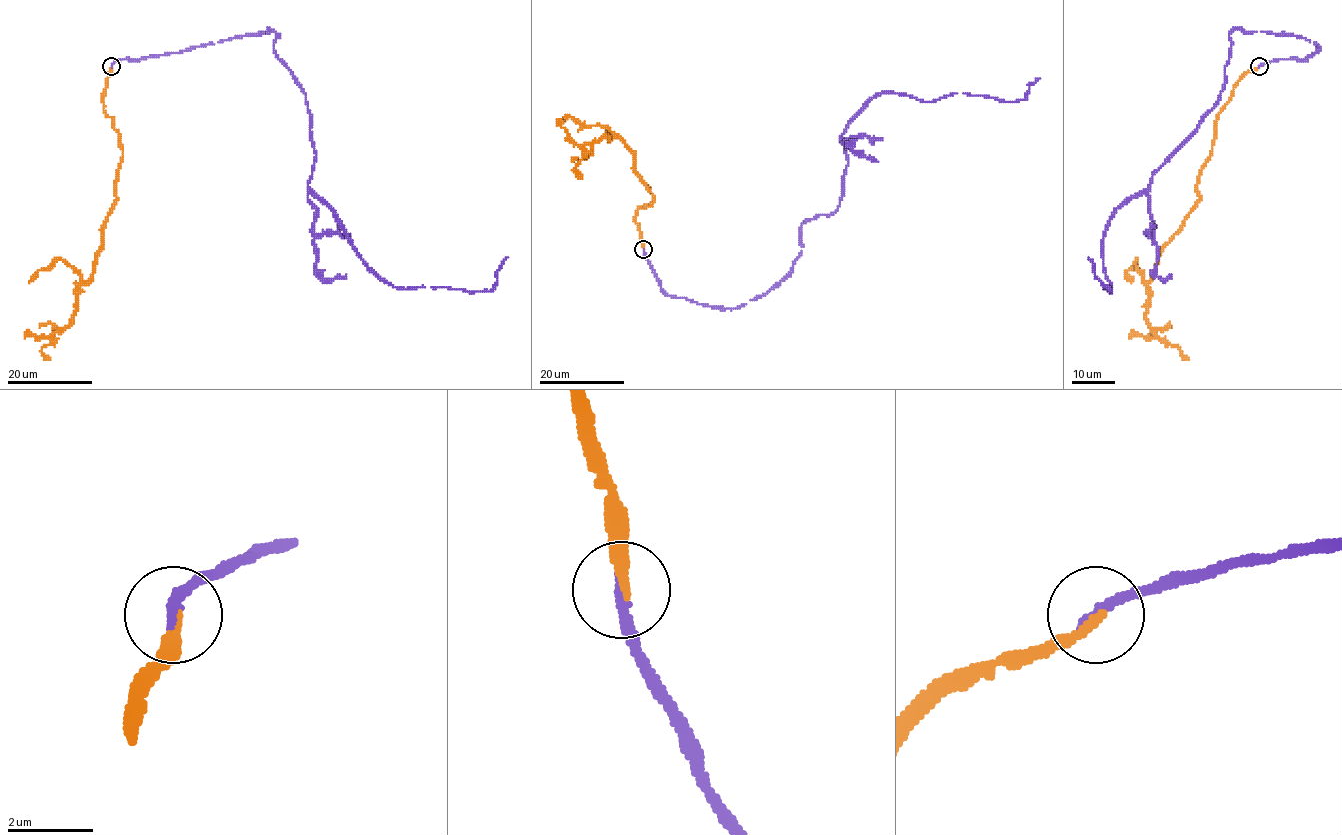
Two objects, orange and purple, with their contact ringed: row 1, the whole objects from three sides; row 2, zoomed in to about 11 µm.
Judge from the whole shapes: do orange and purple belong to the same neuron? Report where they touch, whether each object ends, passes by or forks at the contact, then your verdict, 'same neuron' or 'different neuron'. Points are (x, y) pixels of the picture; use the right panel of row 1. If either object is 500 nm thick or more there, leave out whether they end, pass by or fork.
place (1259, 66); orange ends; purple ends; same neuron

